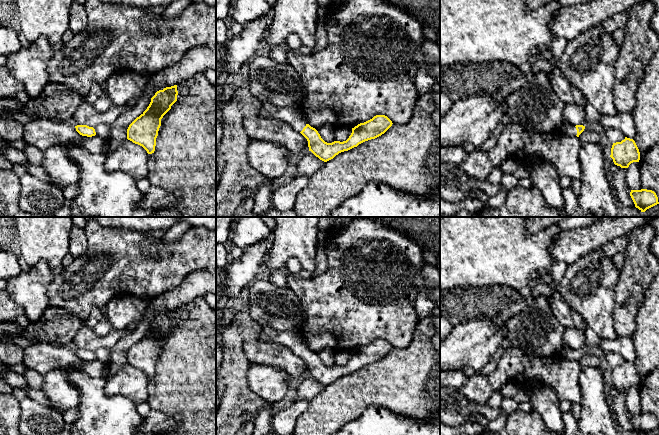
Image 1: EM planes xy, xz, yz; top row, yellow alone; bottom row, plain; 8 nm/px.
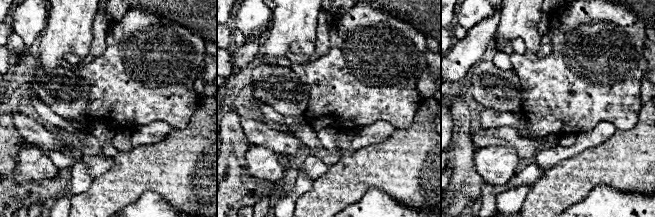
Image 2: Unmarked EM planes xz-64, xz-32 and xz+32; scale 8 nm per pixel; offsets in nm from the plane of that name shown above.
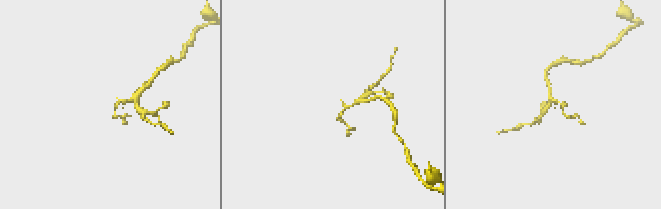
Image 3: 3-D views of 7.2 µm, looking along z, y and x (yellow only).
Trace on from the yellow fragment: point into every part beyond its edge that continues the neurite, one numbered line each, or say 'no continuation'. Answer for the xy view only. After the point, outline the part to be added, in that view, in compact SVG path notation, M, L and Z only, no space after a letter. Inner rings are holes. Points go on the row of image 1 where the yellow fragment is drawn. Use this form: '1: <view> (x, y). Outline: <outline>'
no continuation

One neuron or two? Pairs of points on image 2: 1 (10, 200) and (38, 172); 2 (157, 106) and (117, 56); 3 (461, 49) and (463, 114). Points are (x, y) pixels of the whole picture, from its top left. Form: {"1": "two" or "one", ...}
{"1": "two", "2": "one", "3": "two"}

